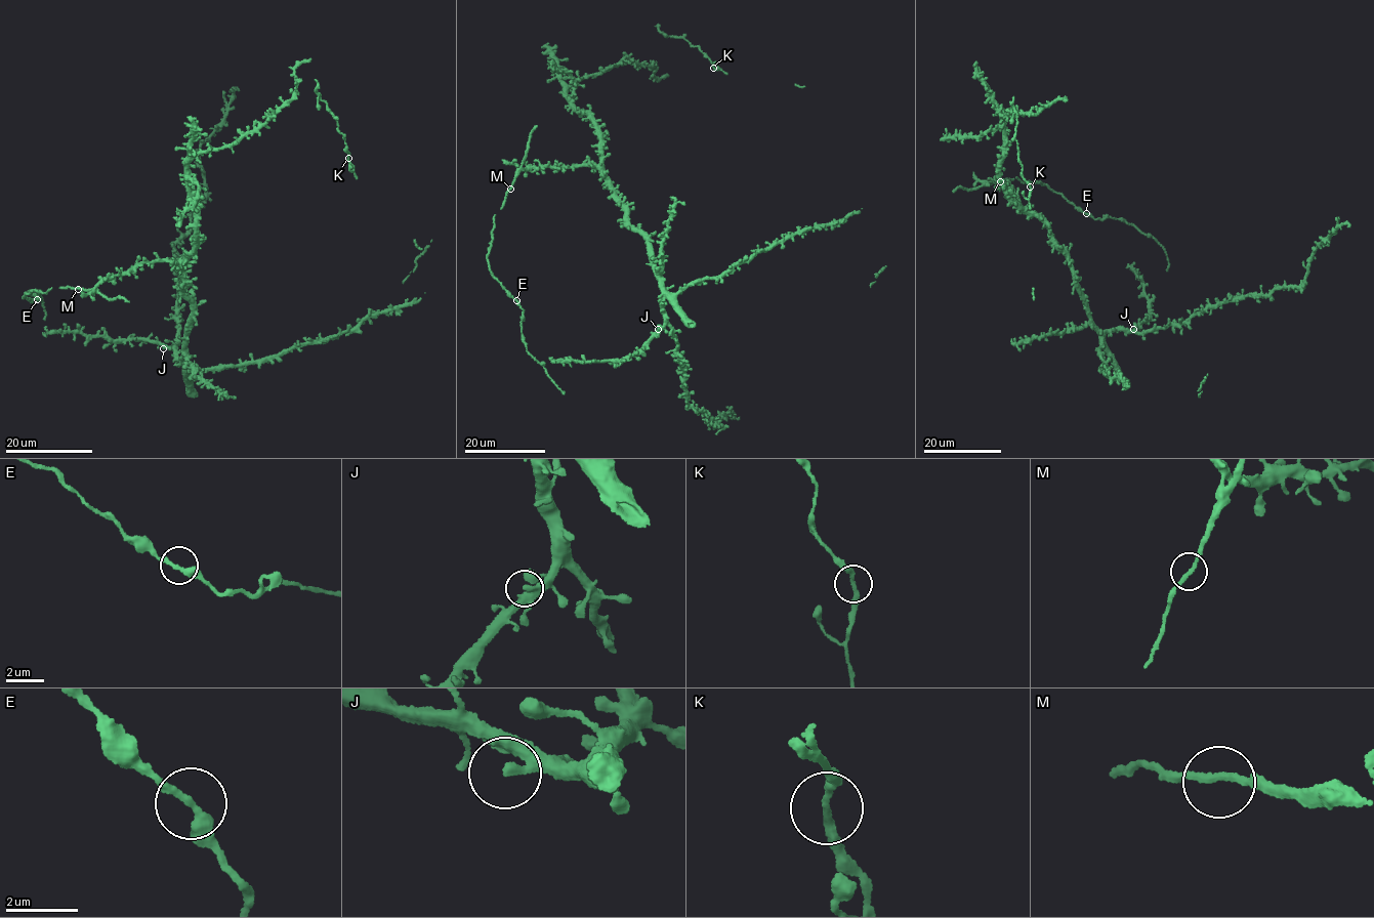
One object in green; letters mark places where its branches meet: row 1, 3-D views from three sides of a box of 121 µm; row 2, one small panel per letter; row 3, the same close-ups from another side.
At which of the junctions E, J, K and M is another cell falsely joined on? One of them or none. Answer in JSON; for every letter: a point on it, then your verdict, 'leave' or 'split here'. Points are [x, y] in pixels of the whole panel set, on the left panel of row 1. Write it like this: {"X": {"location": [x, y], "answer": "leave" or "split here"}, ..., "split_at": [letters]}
{"E": {"location": [37, 299], "answer": "leave"}, "J": {"location": [163, 348], "answer": "leave"}, "K": {"location": [348, 158], "answer": "leave"}, "M": {"location": [78, 289], "answer": "leave"}, "split_at": []}

